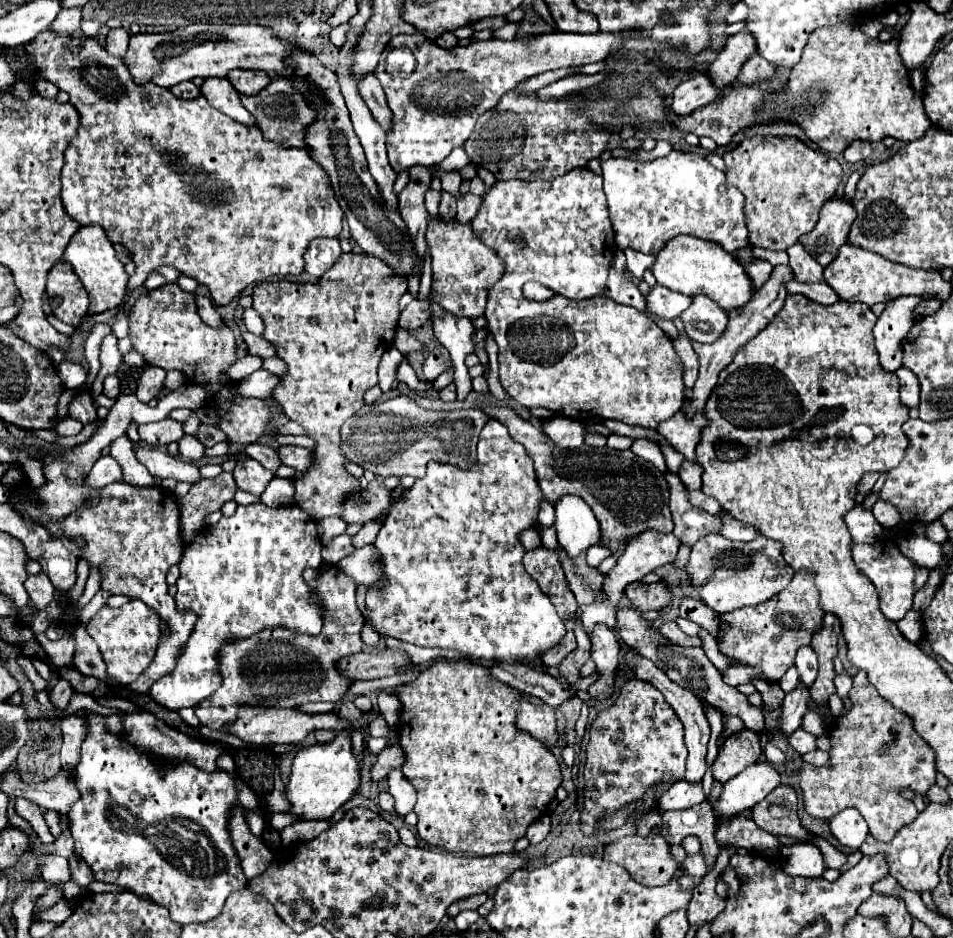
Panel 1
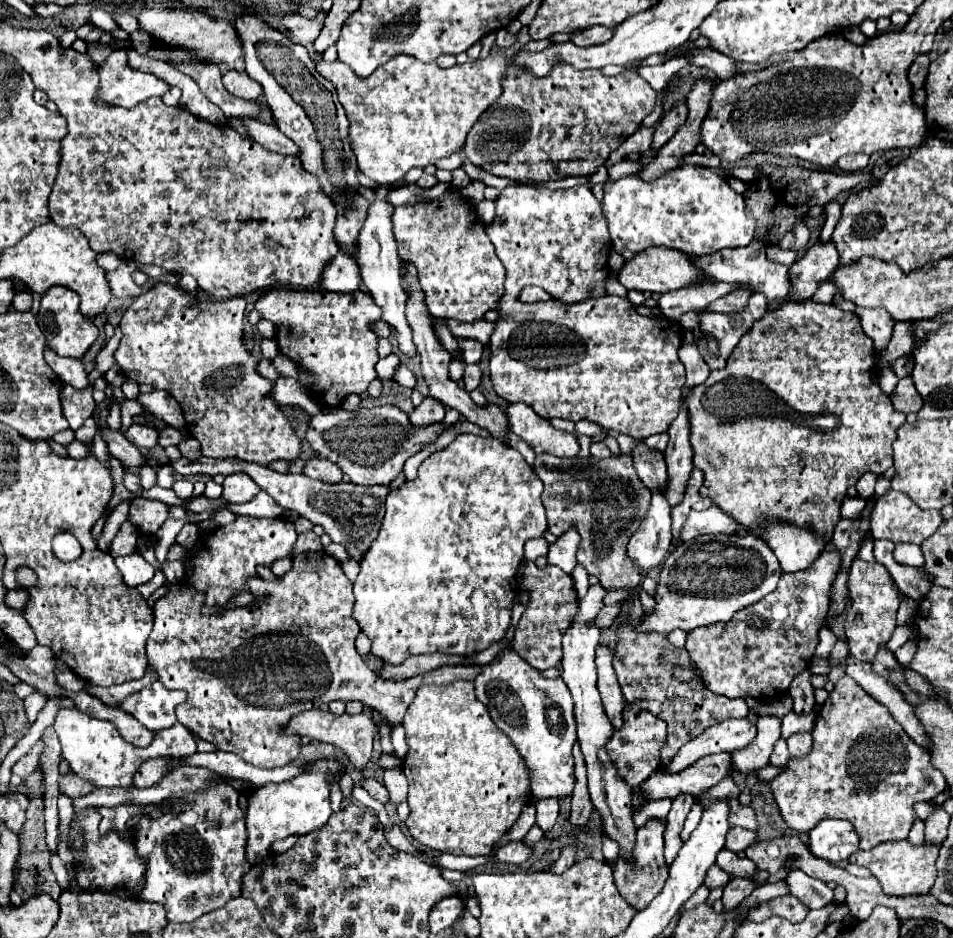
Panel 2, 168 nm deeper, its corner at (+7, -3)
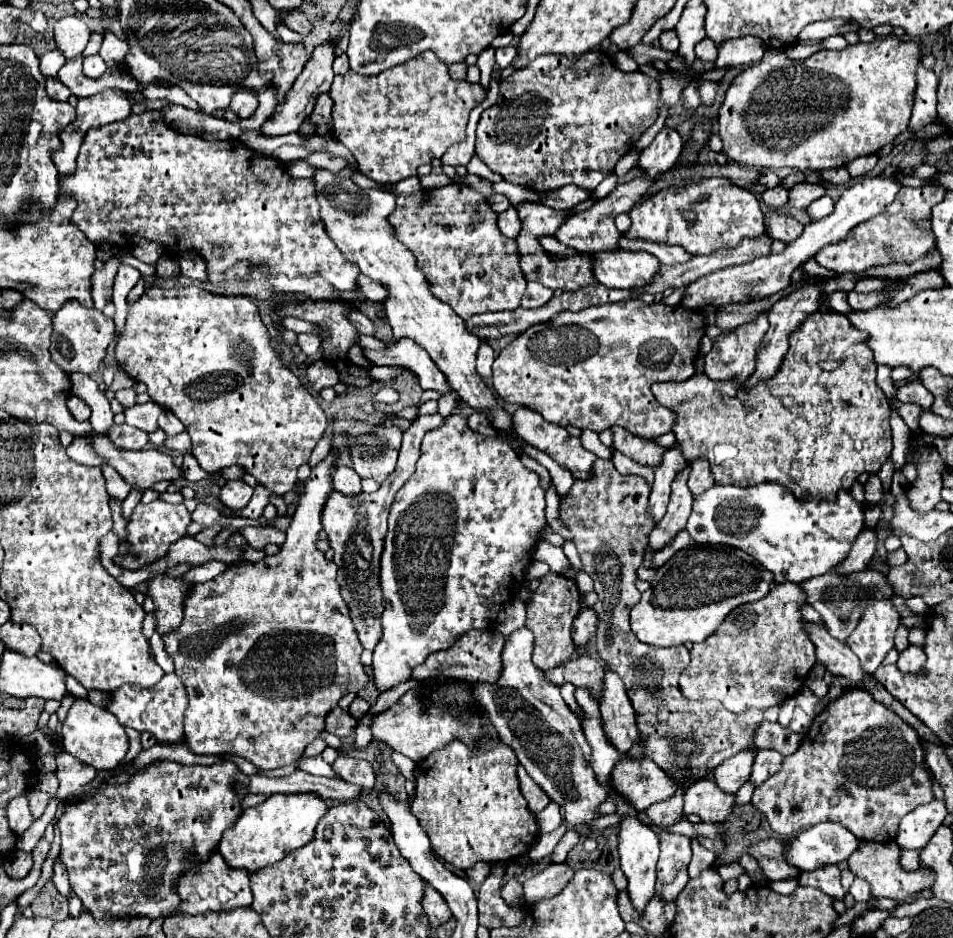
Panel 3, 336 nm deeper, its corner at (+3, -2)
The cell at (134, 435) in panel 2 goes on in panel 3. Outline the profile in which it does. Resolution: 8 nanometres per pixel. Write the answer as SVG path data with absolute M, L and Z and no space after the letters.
M126 423L108 427L106 435L116 449L124 449L124 451L140 451L148 445L148 433L142 429L130 427Z

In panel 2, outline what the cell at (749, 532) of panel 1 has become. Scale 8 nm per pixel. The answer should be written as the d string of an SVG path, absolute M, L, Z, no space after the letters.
M710 506L702 512L690 512L680 538L686 542L700 534L736 534L738 526L724 512L718 512L716 506Z

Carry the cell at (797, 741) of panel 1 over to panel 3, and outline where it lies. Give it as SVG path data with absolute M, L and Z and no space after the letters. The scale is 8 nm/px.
M758 751L754 757L750 783L754 787L762 785L768 777L772 777L780 769L780 763L782 763L782 757L778 751Z

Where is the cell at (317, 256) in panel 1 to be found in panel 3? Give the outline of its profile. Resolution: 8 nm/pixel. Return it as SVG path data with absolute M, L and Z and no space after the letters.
M366 275L360 277L360 293L362 293L366 299L378 301L378 303L384 303L384 299L388 299L388 289L386 289L380 281L368 279Z

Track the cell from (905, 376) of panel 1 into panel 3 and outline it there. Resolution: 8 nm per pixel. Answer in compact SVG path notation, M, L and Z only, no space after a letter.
M908 383L898 389L898 401L918 403L922 409L930 409L934 403L934 395L922 383Z

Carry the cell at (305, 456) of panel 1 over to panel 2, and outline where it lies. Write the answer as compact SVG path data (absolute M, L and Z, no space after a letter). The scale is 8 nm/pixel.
M310 458L310 460L306 460L302 474L308 476L308 478L324 480L324 482L340 482L342 480L340 468L334 462L326 460L326 458Z

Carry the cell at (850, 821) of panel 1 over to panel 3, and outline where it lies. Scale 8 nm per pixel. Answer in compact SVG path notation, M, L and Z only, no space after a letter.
M820 823L794 837L784 849L784 859L798 871L814 871L828 863L846 861L858 843L860 841L846 827Z

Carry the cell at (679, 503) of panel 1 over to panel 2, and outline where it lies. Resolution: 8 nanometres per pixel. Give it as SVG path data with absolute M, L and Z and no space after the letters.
M640 444L634 450L632 460L634 460L636 472L642 478L642 482L650 490L660 490L662 494L666 494L666 488L668 488L668 470L666 470L666 462L664 462L662 452L650 450L644 444Z

